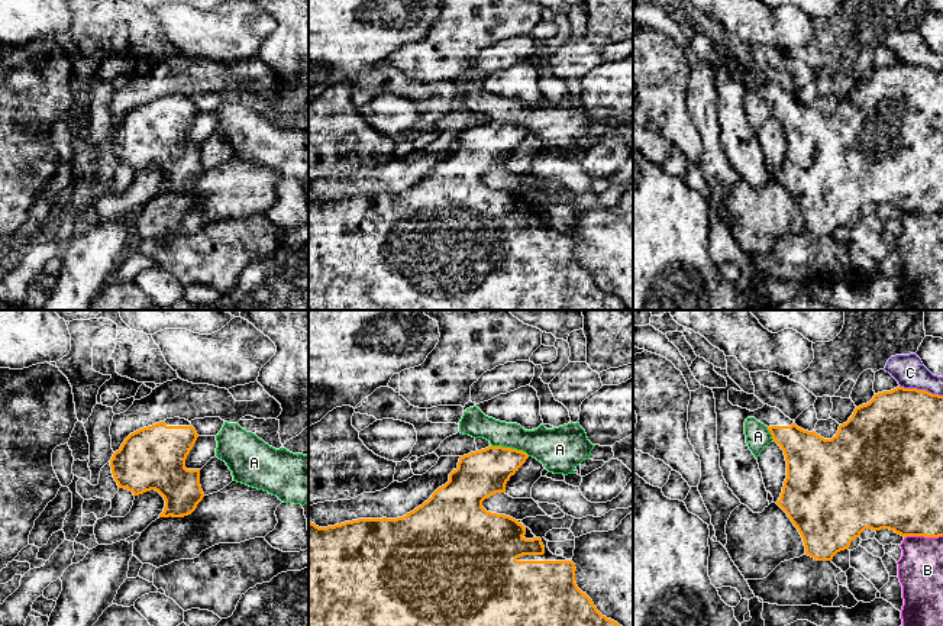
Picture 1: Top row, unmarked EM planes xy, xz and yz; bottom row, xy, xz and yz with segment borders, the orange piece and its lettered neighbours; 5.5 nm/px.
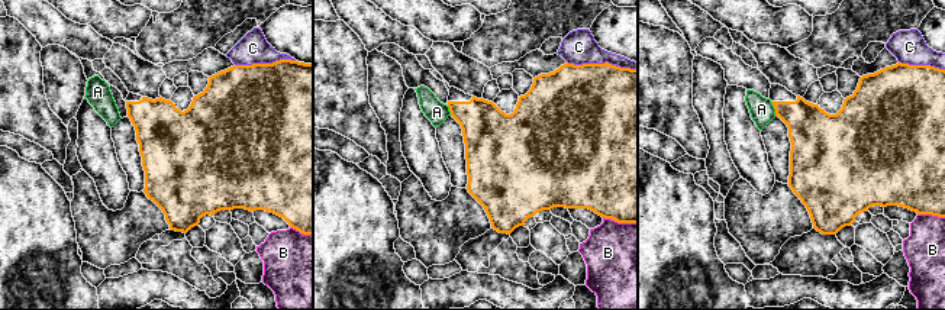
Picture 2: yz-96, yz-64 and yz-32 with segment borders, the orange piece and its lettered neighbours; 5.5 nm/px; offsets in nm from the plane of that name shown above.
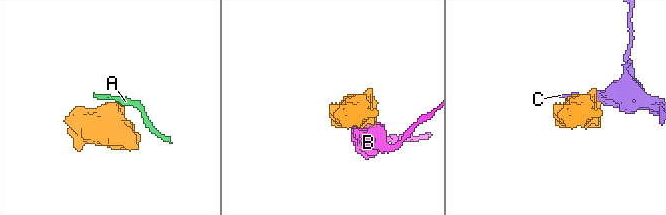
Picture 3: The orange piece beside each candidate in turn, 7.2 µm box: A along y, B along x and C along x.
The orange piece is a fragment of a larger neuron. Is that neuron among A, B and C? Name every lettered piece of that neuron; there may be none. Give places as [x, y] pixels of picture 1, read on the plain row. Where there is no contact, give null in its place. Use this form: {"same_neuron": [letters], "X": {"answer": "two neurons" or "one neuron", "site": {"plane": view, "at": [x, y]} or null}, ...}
{"same_neuron": [], "A": {"answer": "two neurons", "site": {"plane": "xz", "at": [510, 123]}}, "B": {"answer": "two neurons", "site": {"plane": "yz", "at": [923, 210]}}, "C": {"answer": "two neurons", "site": {"plane": "yz", "at": [921, 65]}}}

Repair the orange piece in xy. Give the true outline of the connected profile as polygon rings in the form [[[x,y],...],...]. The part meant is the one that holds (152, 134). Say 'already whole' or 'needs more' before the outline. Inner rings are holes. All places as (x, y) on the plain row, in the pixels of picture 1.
needs more; [[[174,93],[130,109],[110,135],[112,149],[119,164],[133,168],[158,167],[165,183],[159,193],[184,193],[191,190],[203,175],[200,145],[187,145],[185,135],[198,110],[185,94]]]

